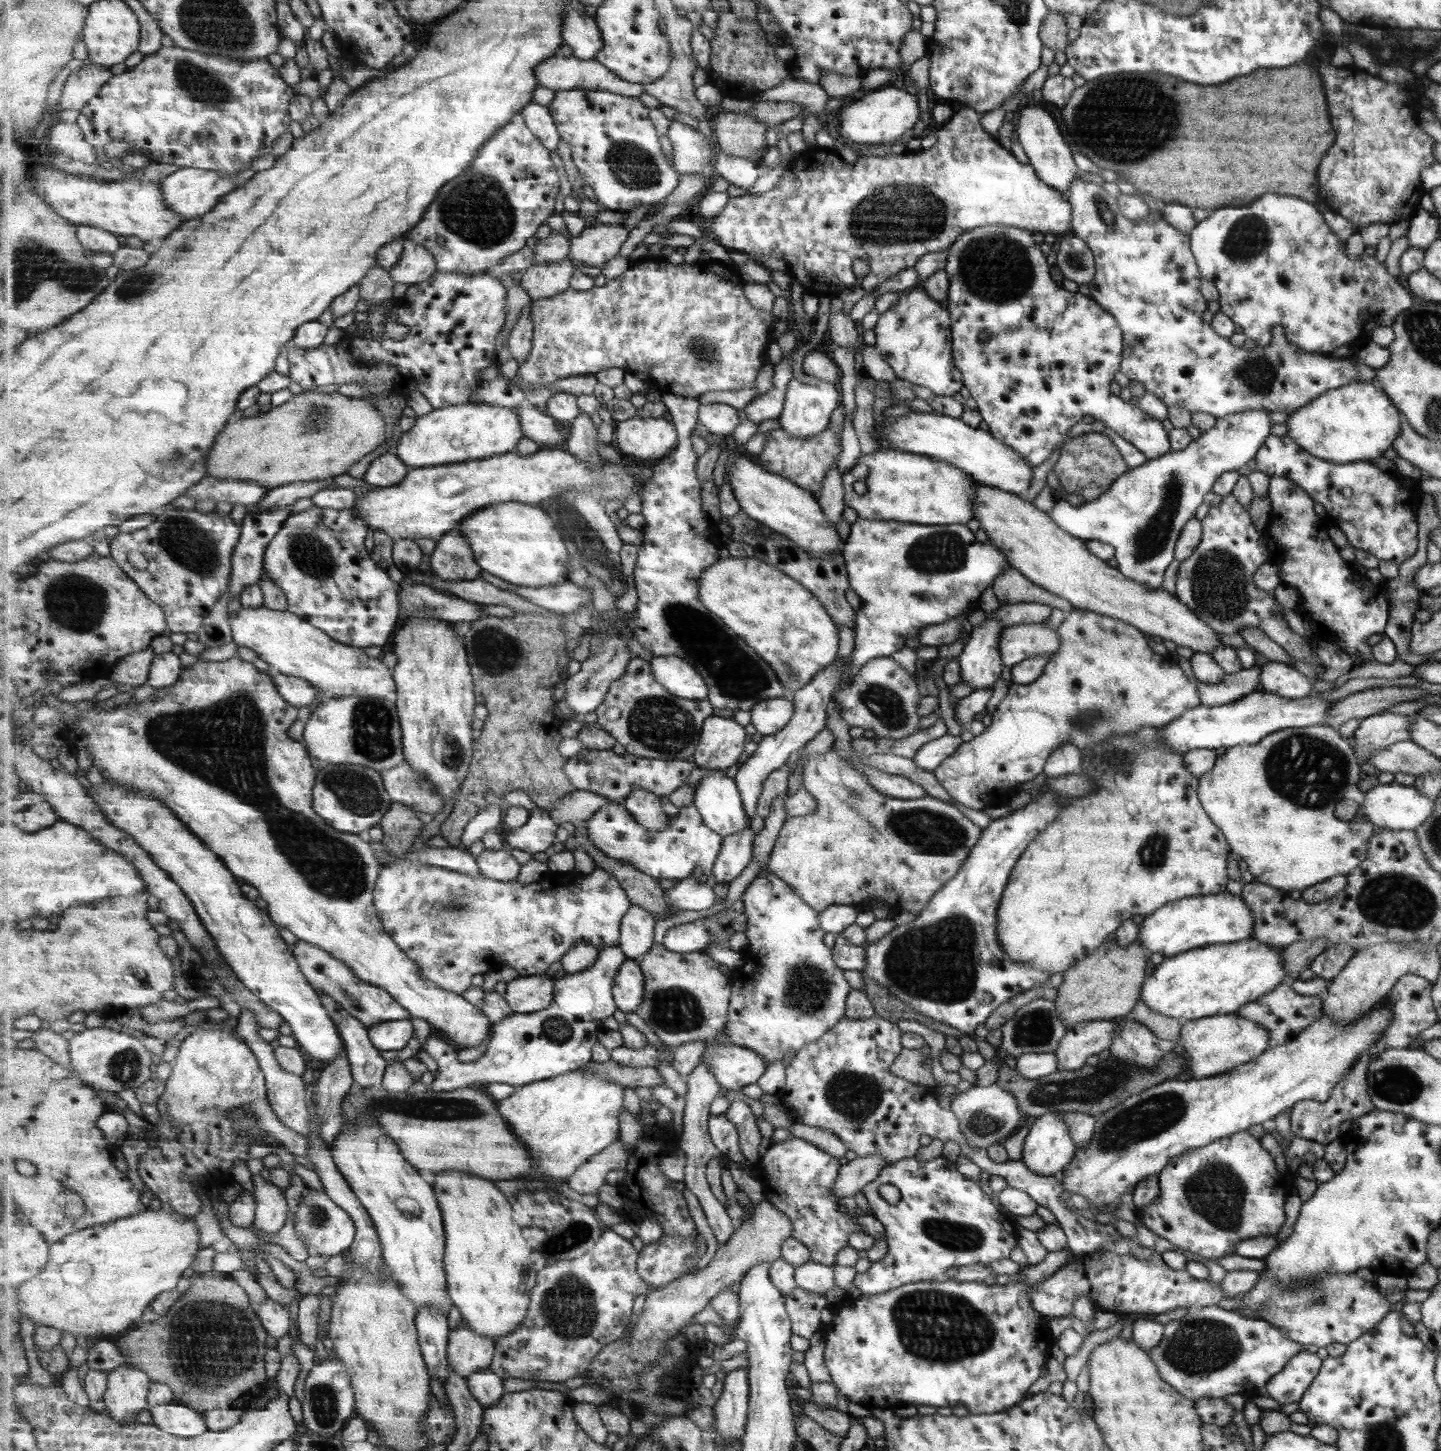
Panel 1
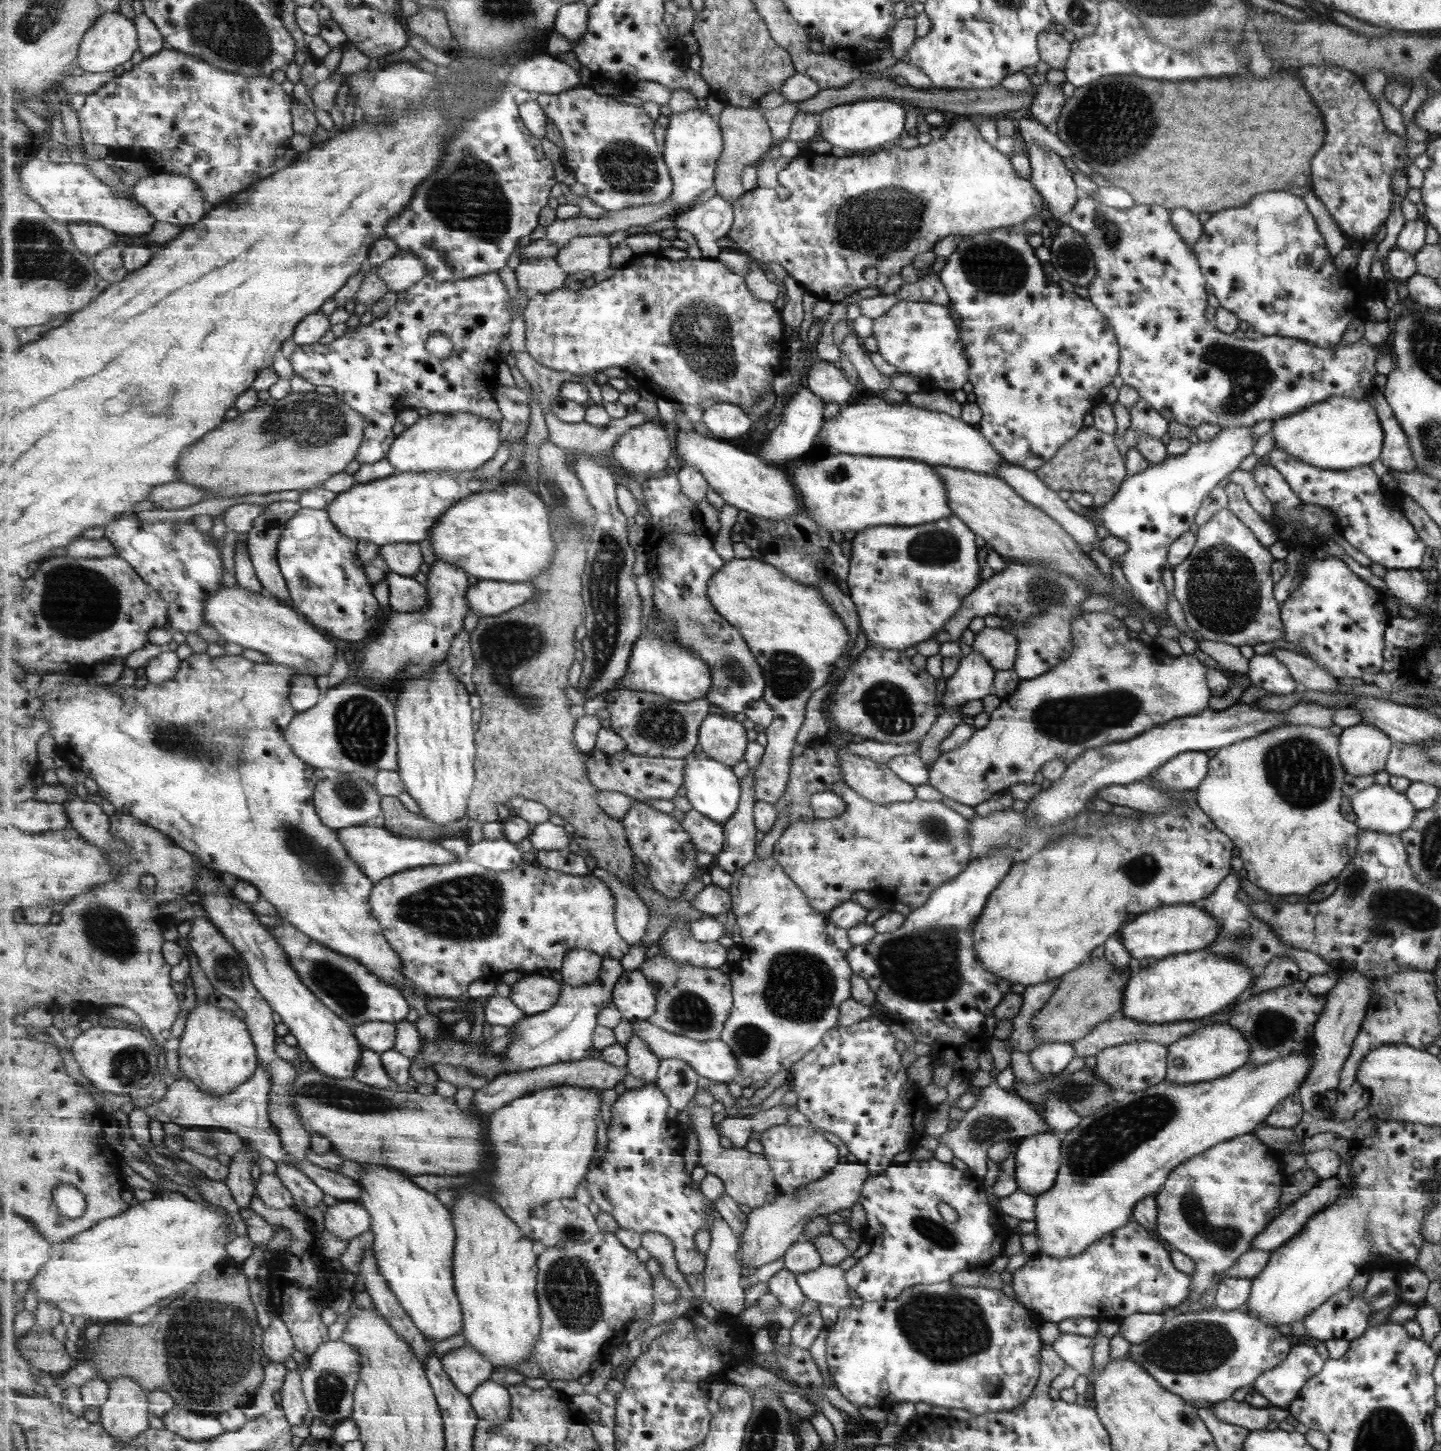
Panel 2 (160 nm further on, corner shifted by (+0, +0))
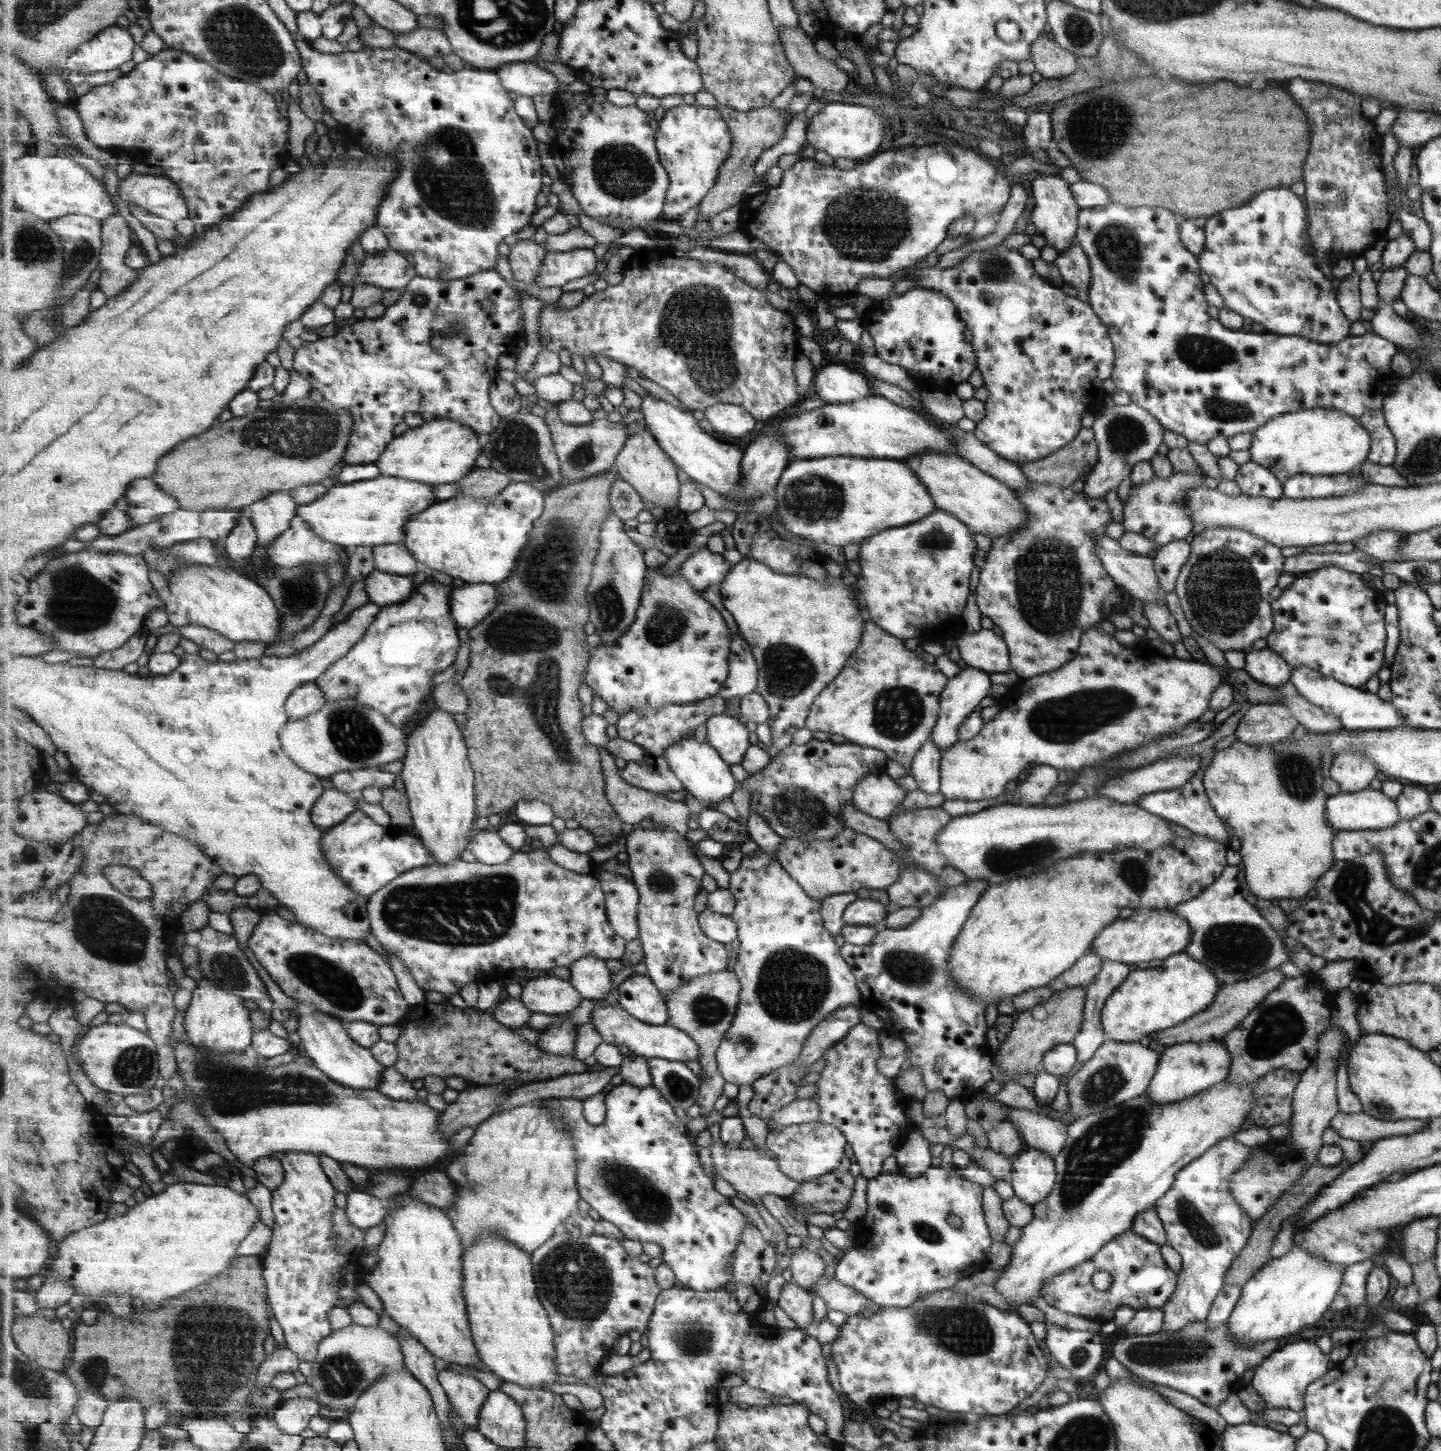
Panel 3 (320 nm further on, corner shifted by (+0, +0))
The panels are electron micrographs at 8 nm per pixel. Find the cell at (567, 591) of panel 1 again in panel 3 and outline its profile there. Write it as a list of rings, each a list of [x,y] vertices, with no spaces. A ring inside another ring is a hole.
[[[469,584],[453,588],[449,595],[451,616],[458,628],[475,628],[481,624],[500,601],[496,585]]]

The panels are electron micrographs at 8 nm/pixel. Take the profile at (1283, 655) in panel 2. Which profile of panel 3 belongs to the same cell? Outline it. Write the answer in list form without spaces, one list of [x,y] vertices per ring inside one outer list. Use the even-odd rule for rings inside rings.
[[[1306,666],[1291,669],[1289,680],[1297,692],[1313,706],[1323,712],[1333,715],[1340,724],[1341,729],[1348,731],[1393,729],[1404,725],[1402,715],[1394,709],[1390,702],[1383,702],[1376,694],[1347,686],[1337,679],[1319,674],[1319,671],[1309,670]]]

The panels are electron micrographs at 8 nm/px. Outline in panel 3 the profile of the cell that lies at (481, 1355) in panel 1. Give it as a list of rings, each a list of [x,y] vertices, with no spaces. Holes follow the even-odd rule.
[[[443,1369],[439,1373],[440,1384],[445,1388],[456,1415],[461,1420],[464,1420],[463,1424],[466,1430],[478,1430],[481,1409],[486,1403],[487,1397],[490,1396],[491,1390],[483,1382],[479,1382],[477,1378],[446,1371],[446,1369]]]

